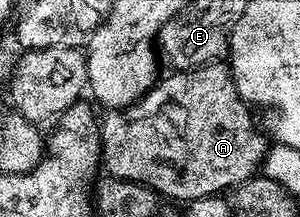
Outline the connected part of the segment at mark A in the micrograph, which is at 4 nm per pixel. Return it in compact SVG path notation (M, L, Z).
M217 61L171 77L161 78L139 103L107 112L108 124L102 127L107 174L143 183L165 200L183 201L220 195L253 178L270 143L252 124L253 112L240 98L231 70Z

